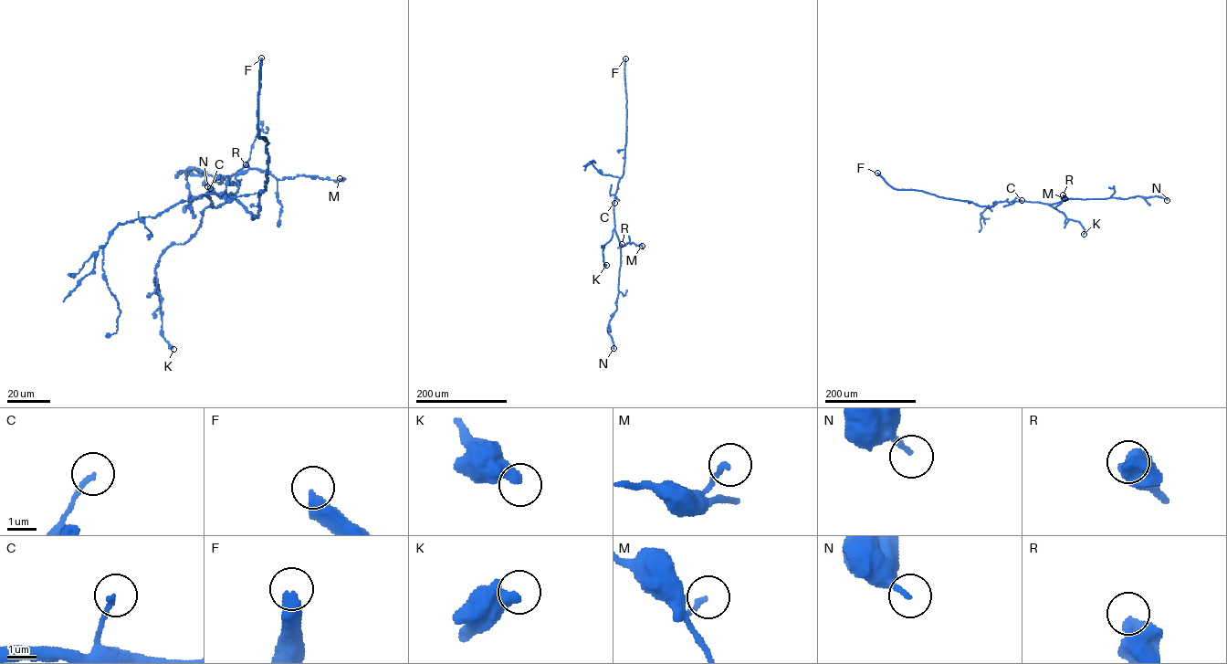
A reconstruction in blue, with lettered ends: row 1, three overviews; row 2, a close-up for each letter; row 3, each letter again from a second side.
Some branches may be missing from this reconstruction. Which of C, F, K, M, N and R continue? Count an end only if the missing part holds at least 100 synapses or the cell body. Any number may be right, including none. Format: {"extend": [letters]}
{"extend": ["F"]}

